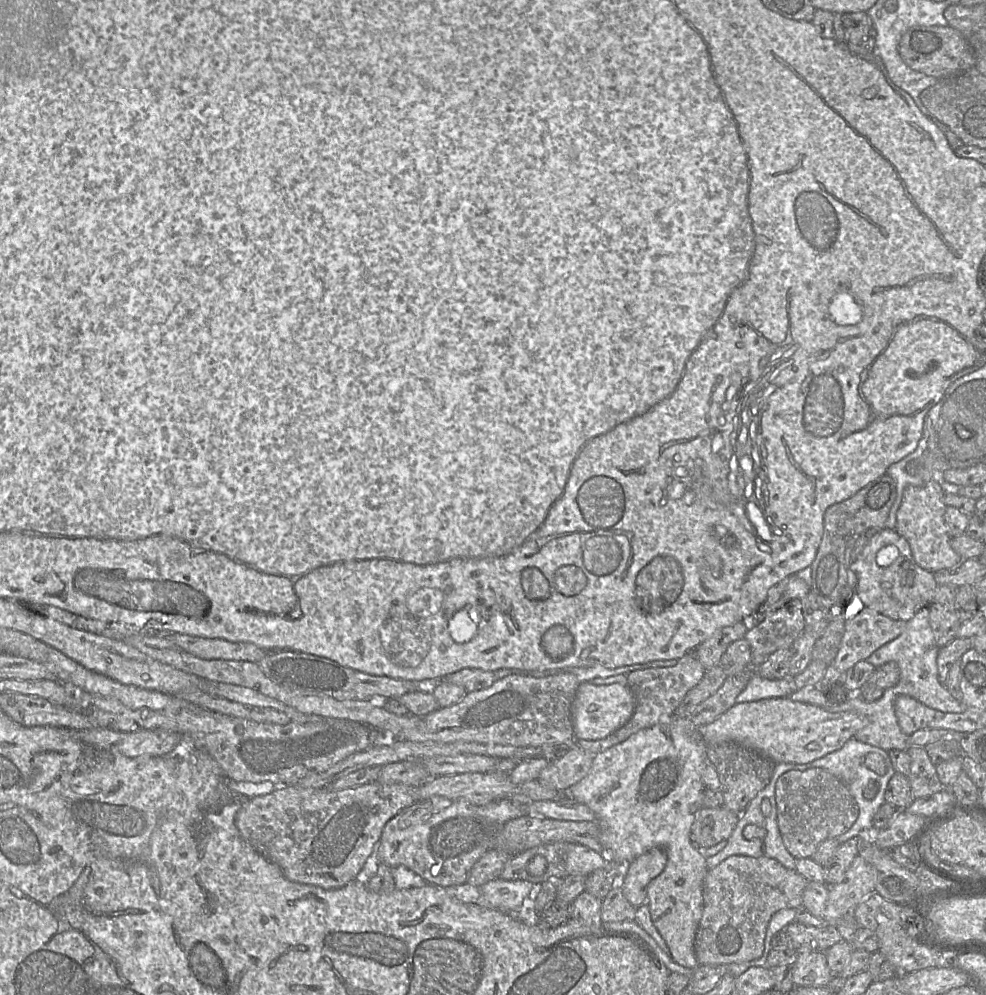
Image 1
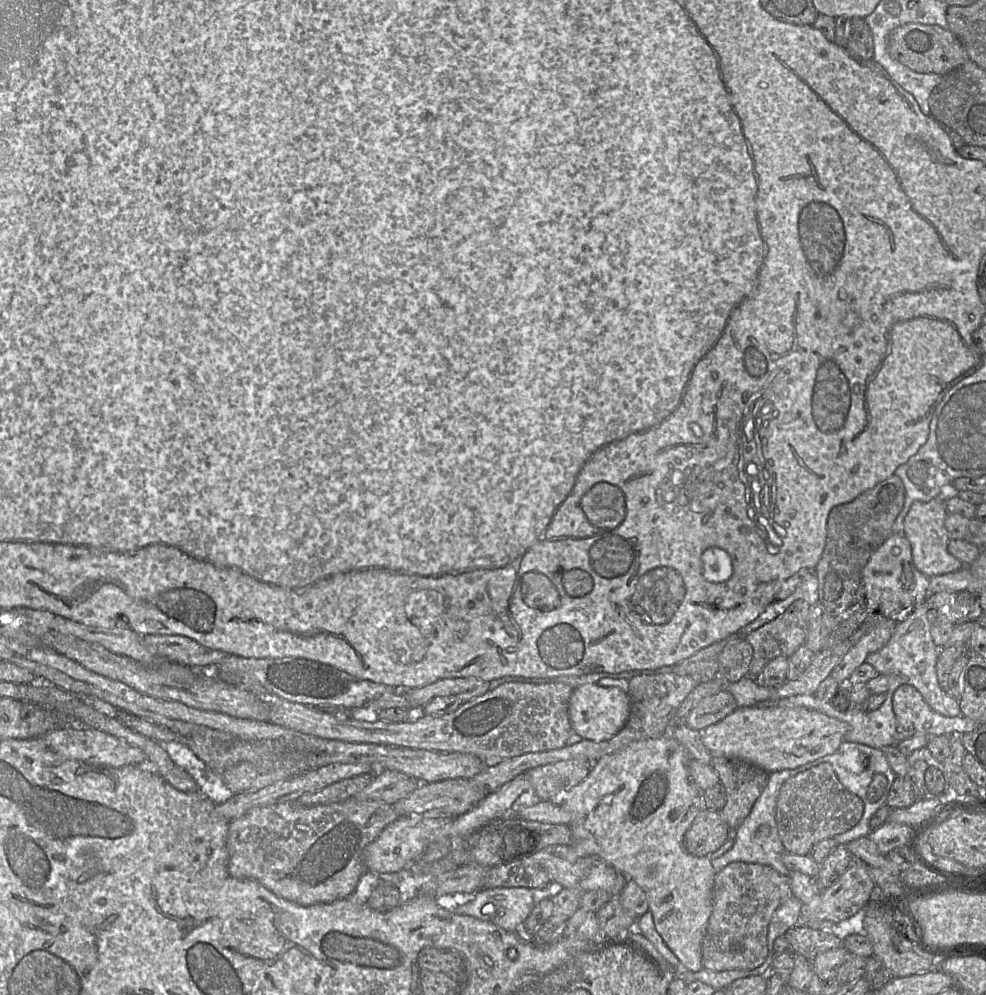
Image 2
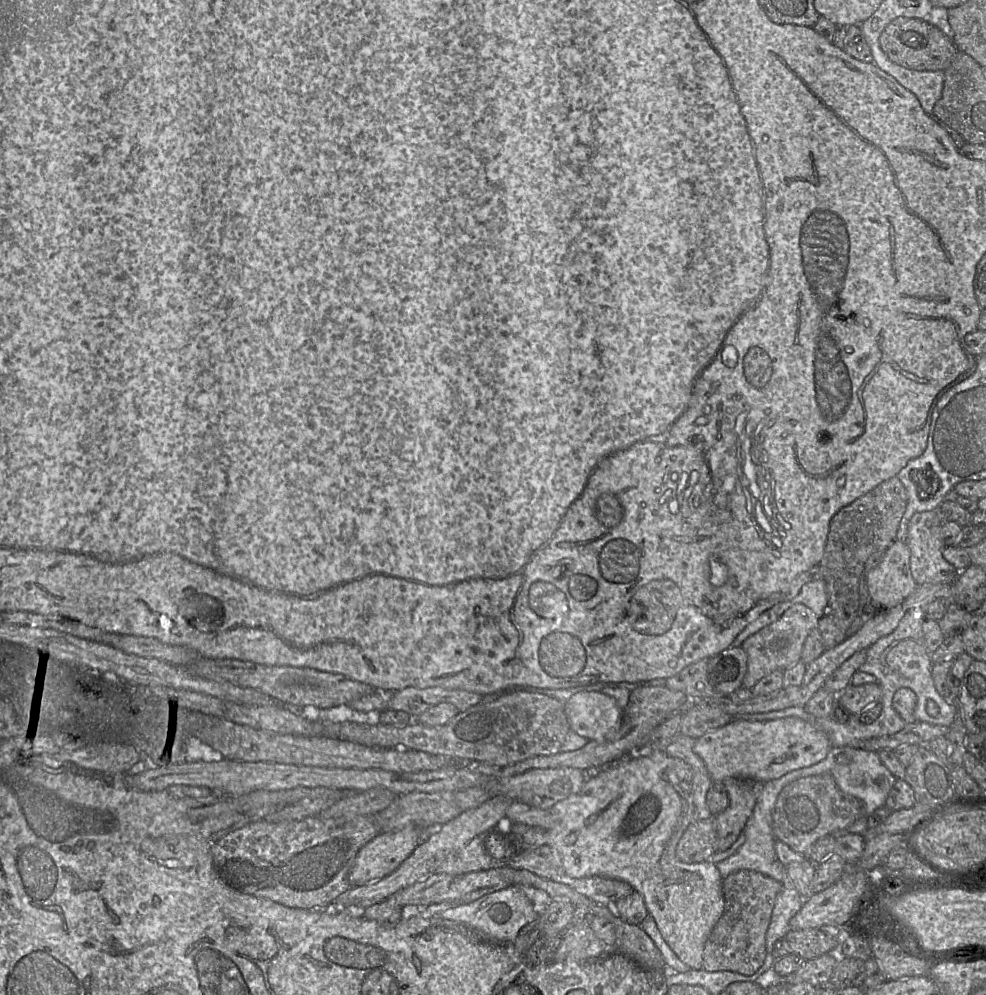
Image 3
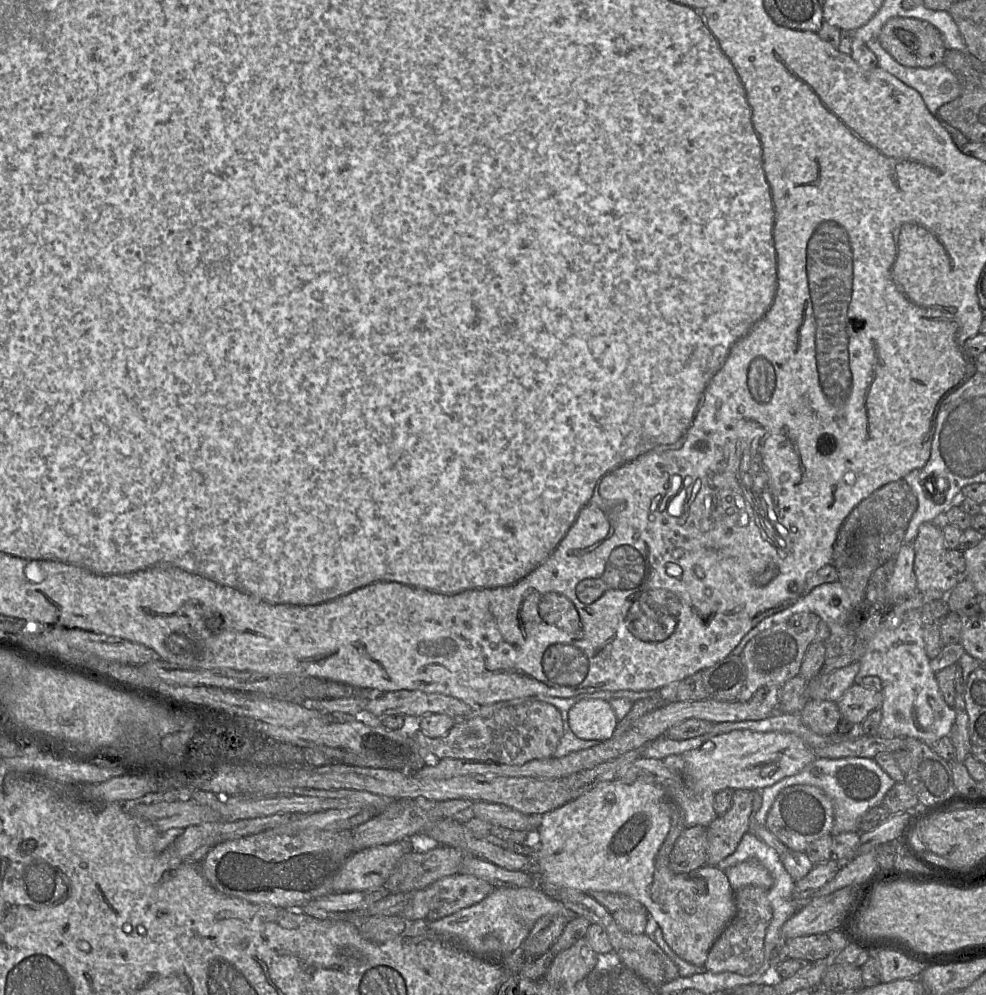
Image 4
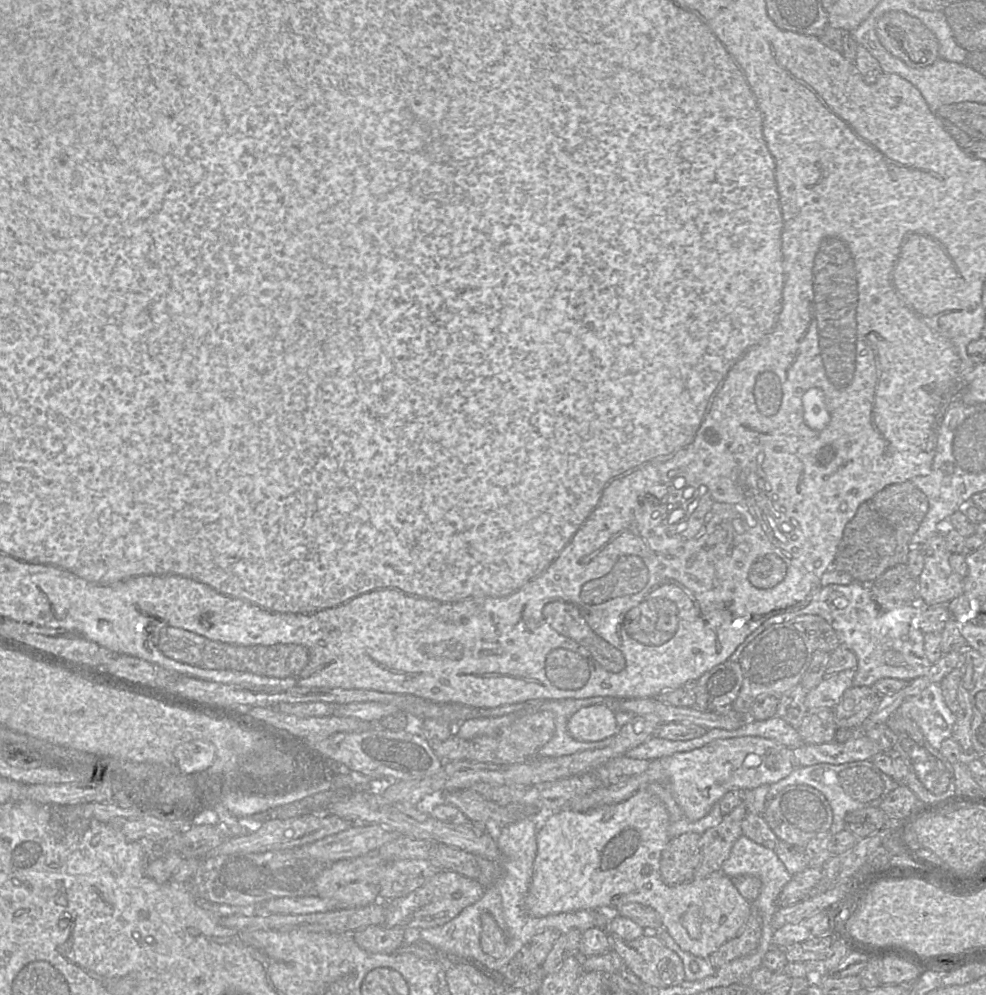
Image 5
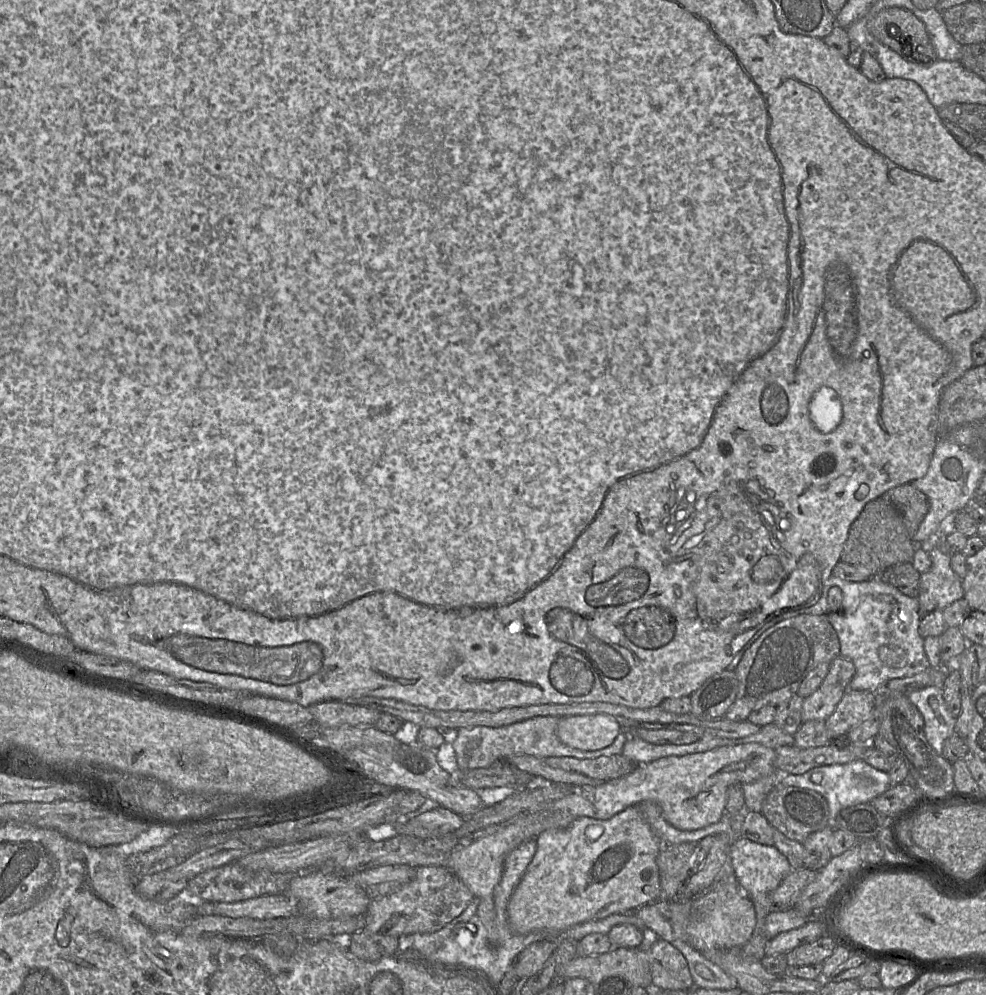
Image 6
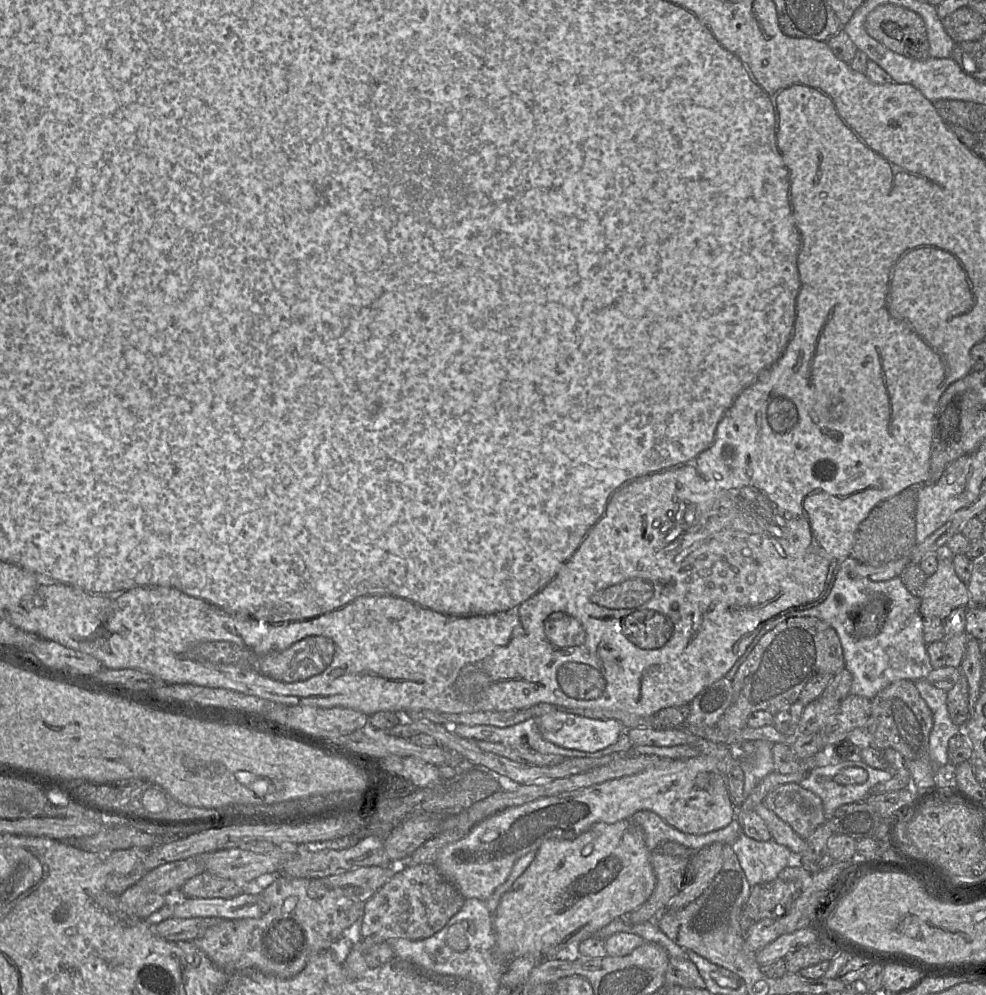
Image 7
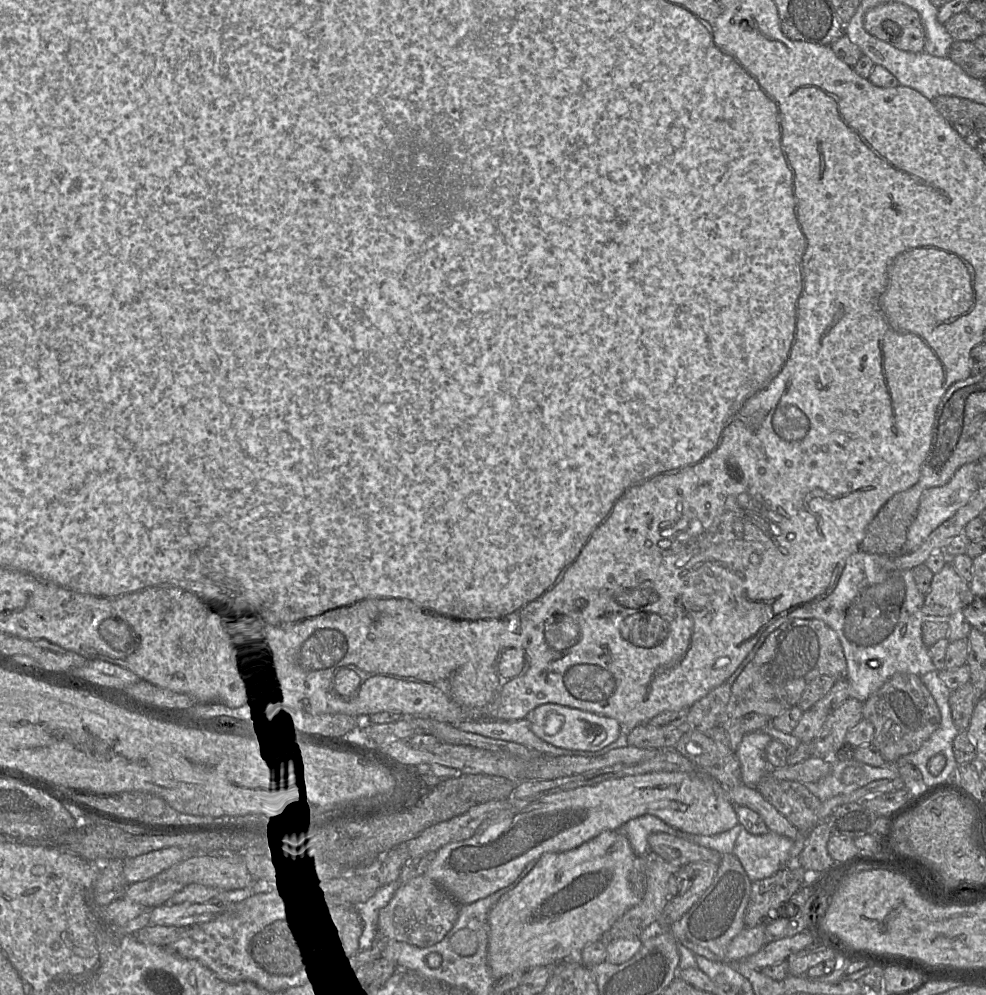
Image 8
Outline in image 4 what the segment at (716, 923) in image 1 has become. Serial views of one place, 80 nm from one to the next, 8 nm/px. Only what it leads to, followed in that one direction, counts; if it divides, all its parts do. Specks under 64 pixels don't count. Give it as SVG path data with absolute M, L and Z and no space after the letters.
M746 886L735 891L736 914L712 945L704 965L706 971L733 972L748 976L761 967L764 961L764 938L773 917L768 890L757 886Z

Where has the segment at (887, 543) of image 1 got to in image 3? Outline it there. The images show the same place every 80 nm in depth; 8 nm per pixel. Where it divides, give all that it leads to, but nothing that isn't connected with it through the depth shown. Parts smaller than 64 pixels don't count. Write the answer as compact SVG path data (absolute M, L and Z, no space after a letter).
M896 540L877 566L867 573L867 588L874 604L879 608L893 608L911 595L918 584L910 568L910 549L906 542Z

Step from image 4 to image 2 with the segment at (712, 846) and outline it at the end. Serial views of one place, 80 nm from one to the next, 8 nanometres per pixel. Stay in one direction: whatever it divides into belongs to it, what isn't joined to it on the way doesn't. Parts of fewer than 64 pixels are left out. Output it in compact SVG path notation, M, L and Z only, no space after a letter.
M724 756L712 757L711 766L726 793L725 805L719 813L734 831L749 815L767 786L769 773L748 762Z

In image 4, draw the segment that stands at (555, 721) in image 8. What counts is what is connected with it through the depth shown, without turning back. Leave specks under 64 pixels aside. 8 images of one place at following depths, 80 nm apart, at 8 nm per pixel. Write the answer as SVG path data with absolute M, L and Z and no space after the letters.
M582 699L569 711L571 730L584 740L610 739L618 722L610 701L603 699Z

